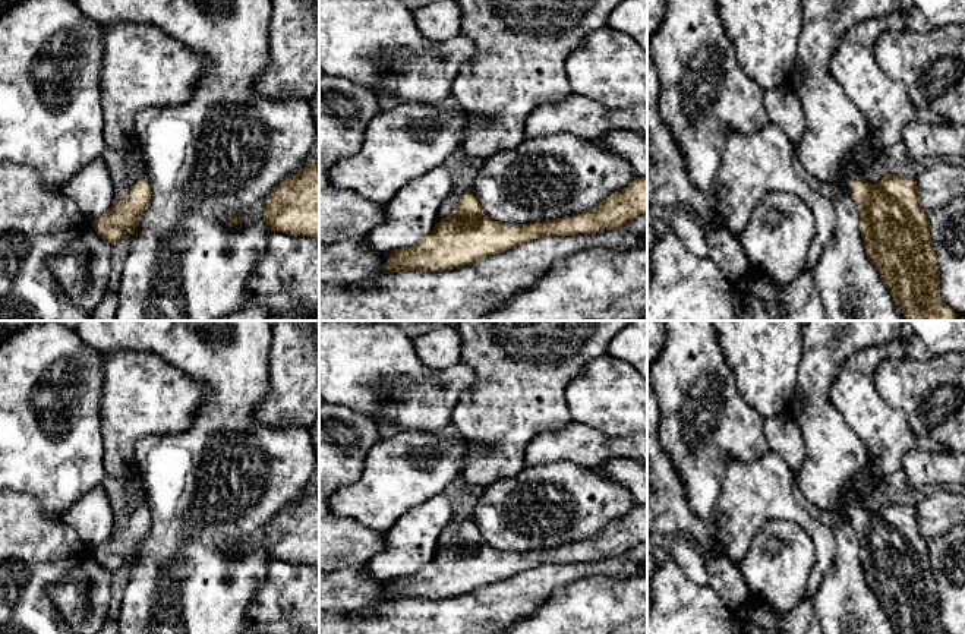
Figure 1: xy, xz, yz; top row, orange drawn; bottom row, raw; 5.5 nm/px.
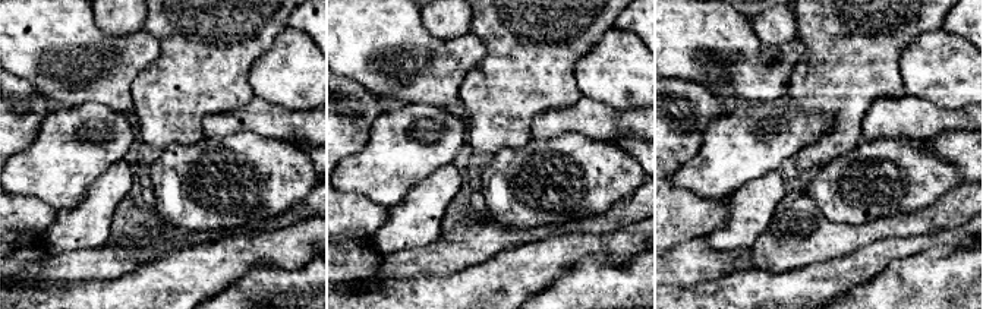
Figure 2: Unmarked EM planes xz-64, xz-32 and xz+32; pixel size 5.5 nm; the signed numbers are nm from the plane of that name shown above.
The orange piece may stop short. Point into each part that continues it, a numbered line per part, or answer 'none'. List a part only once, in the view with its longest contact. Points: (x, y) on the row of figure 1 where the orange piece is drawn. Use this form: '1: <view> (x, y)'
1: yz (850, 172)

